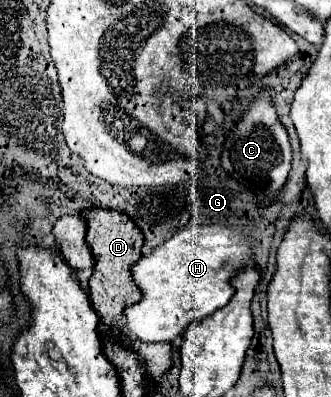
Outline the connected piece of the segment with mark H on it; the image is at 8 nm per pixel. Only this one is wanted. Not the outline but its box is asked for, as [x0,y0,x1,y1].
[124,224,254,342]

